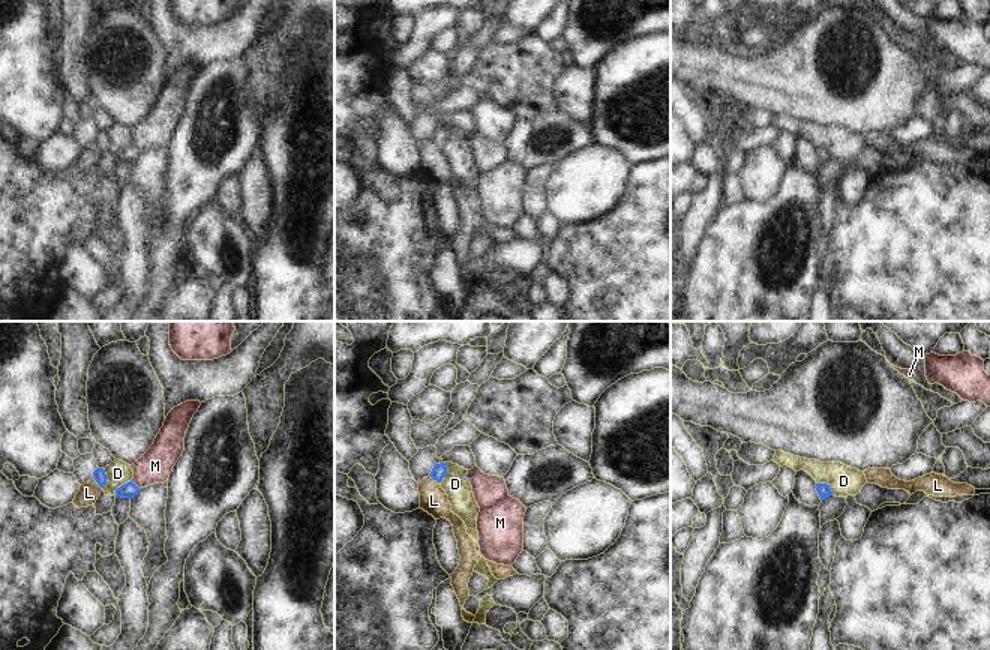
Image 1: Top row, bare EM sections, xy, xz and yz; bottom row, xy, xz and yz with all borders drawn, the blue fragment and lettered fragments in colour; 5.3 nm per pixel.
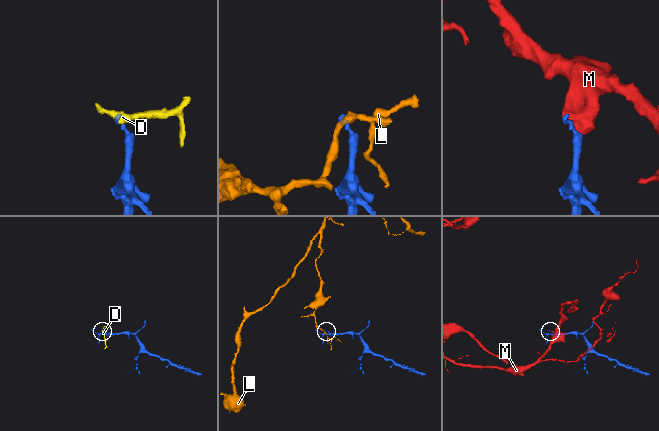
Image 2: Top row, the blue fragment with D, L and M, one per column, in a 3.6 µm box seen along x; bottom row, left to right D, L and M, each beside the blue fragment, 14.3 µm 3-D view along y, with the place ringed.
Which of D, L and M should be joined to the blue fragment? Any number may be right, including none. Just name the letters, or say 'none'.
none

